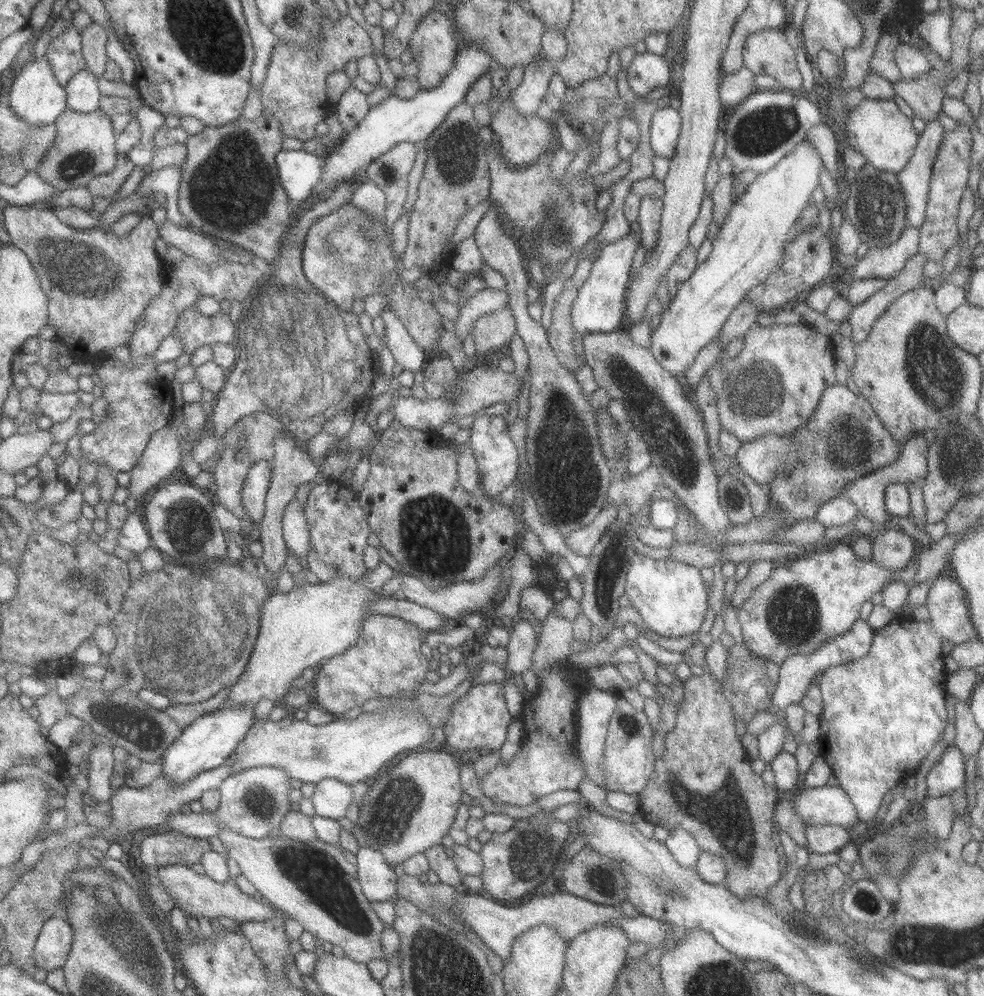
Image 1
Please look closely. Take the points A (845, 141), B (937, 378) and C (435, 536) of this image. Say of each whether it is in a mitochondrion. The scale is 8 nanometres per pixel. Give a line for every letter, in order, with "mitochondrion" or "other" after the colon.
A: other
B: mitochondrion
C: mitochondrion

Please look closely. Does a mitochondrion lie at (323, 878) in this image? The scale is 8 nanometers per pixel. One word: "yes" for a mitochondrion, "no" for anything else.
yes

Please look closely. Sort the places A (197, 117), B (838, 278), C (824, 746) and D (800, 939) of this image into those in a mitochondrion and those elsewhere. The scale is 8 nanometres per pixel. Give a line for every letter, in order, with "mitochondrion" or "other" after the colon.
A: other
B: other
C: other
D: other

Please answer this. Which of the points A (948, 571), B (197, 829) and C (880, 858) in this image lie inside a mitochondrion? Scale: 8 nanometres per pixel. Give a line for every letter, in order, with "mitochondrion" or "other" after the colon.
A: other
B: other
C: mitochondrion

